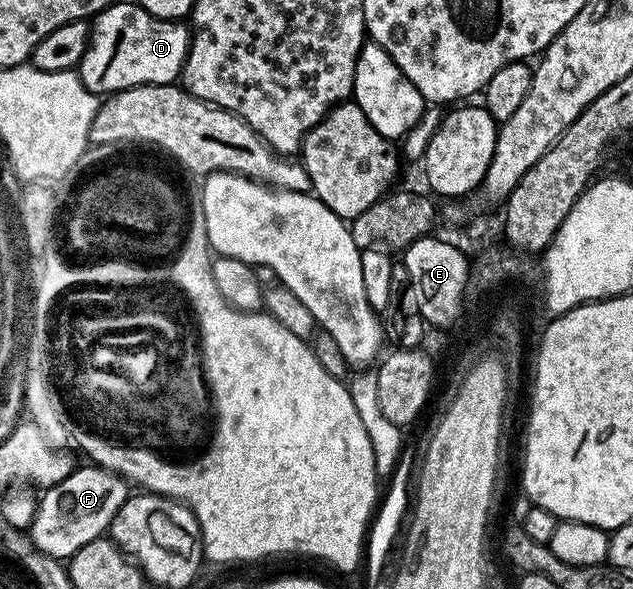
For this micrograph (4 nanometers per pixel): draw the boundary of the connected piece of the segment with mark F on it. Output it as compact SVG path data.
M83 463L80 469L79 466L72 468L70 475L61 479L61 483L42 490L31 521L29 540L46 557L70 559L85 544L110 530L113 515L121 511L128 496L129 485L123 478L108 469L100 469L94 463Z

